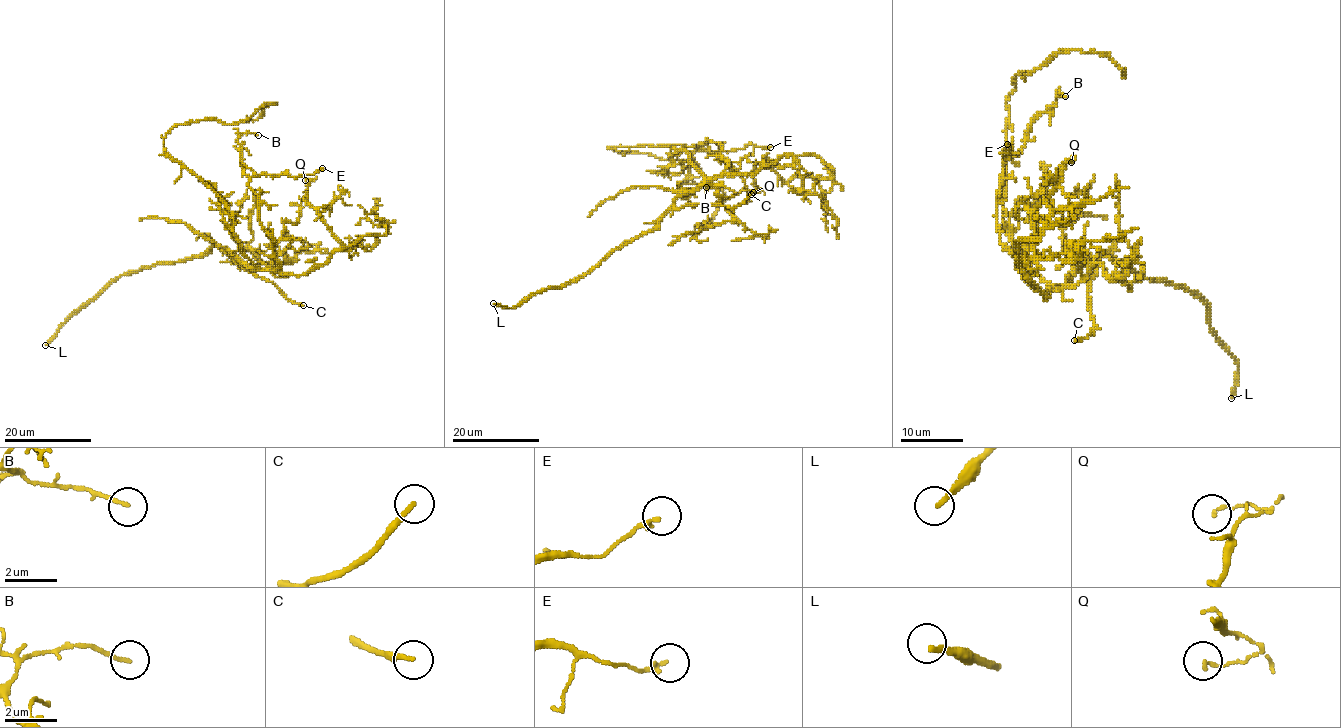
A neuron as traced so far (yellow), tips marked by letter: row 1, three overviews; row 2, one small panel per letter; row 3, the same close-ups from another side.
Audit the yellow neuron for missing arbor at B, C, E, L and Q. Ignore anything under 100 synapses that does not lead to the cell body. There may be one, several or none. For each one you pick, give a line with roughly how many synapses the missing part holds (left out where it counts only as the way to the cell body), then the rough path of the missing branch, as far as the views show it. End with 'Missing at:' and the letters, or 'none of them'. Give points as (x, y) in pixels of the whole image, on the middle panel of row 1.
C: course (751, 194), (756, 183), (779, 160), (800, 150), (807, 142), (819, 108), (815, 84), (822, 79), (818, 76)
L: 400 synapses
Missing at: C, L

